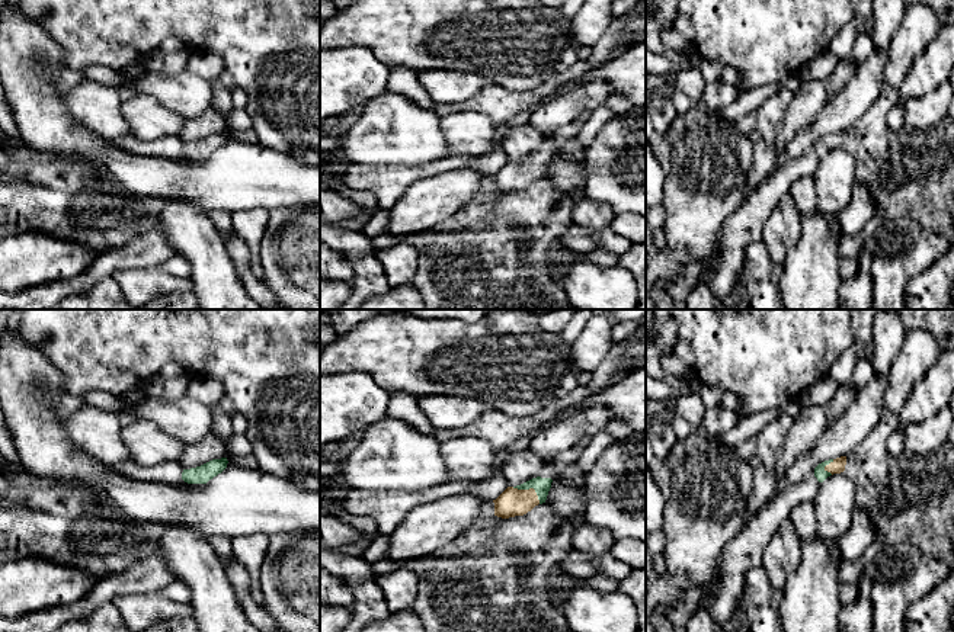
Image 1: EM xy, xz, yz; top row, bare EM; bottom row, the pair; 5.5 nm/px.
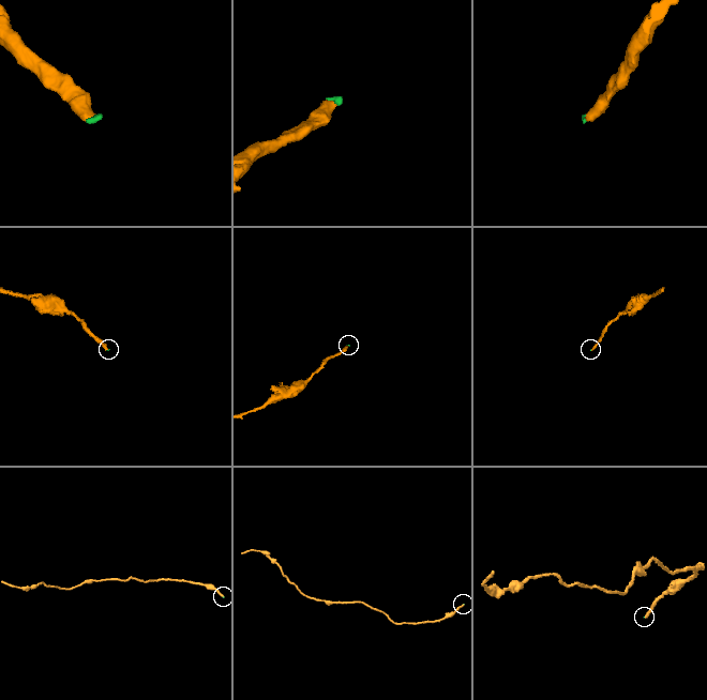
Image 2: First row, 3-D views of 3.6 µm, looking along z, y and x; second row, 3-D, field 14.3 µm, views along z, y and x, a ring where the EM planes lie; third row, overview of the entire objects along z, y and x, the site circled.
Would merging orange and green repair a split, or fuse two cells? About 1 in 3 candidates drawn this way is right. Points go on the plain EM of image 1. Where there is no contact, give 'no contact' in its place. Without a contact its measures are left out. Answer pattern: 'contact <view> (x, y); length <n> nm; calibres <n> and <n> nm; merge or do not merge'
contact xz (530, 163); length 180 nm; calibres 160 and 90 nm; merge

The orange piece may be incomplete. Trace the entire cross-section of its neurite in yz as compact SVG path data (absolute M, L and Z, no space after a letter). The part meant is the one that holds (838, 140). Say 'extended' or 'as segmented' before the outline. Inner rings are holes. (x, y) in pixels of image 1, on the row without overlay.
extended | M846 131L819 138L814 147L801 157L775 167L747 196L742 206L721 227L717 248L700 279L704 279L717 301L733 289L736 273L743 267L745 250L761 241L766 219L779 200L790 193L791 185L800 177L813 174L819 160L830 150L845 145Z

